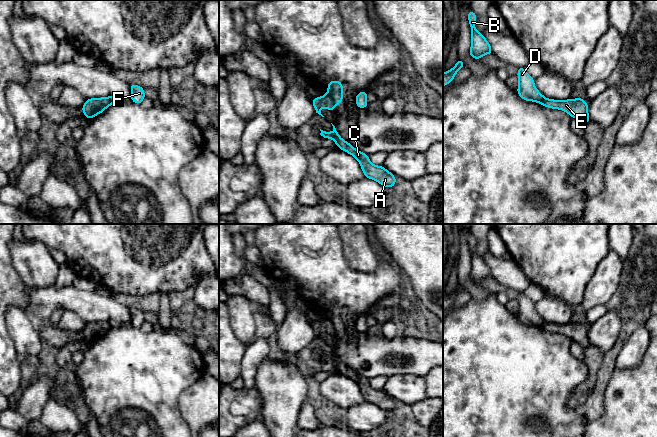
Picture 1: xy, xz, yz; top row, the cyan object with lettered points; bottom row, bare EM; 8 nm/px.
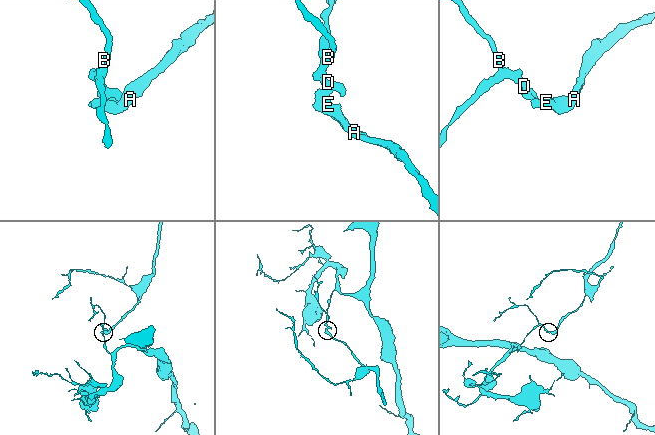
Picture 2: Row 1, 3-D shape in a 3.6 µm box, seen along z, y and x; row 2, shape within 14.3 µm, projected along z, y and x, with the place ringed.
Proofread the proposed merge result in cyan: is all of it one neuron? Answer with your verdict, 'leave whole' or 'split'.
split

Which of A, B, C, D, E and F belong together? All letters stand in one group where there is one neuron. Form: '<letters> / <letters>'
A C E / B D F

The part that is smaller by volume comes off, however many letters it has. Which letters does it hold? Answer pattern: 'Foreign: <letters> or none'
Foreign: A, C, E

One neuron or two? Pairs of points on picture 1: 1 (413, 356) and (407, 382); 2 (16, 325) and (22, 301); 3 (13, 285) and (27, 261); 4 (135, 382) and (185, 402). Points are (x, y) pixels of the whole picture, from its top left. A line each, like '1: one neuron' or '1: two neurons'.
1: two neurons
2: two neurons
3: two neurons
4: two neurons

